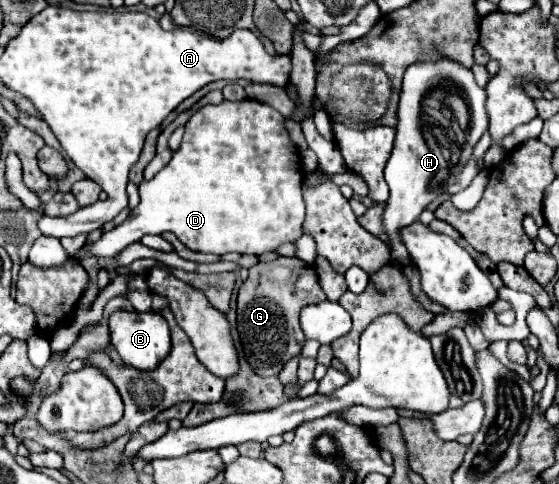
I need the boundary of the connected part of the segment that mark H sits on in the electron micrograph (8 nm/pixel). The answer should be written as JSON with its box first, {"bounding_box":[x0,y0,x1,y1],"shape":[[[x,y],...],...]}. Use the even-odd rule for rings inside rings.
{"bounding_box":[384,54,488,266],"shape":[[[442,54],[434,60],[414,62],[406,68],[398,102],[394,148],[384,168],[386,182],[390,186],[390,198],[384,210],[384,228],[390,238],[394,262],[402,266],[410,262],[410,254],[402,244],[398,230],[416,222],[420,212],[458,180],[462,168],[472,156],[472,148],[488,130],[486,100],[486,90],[476,84],[472,70]]]}

